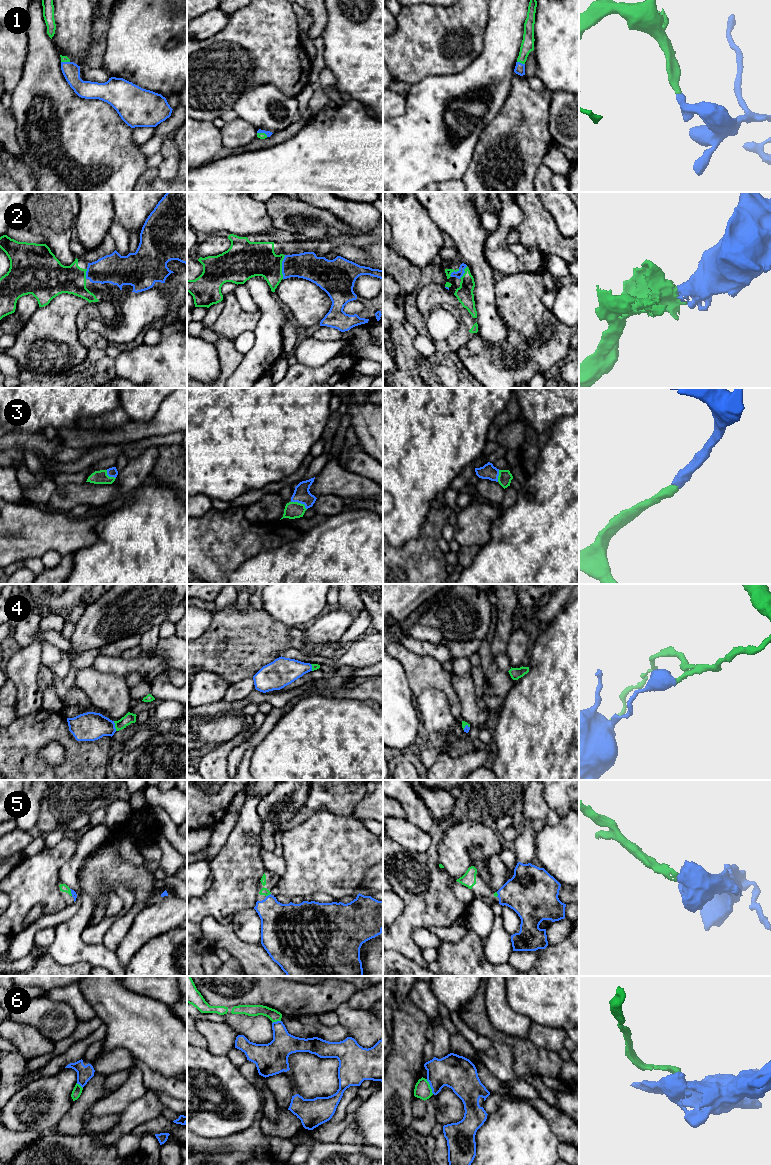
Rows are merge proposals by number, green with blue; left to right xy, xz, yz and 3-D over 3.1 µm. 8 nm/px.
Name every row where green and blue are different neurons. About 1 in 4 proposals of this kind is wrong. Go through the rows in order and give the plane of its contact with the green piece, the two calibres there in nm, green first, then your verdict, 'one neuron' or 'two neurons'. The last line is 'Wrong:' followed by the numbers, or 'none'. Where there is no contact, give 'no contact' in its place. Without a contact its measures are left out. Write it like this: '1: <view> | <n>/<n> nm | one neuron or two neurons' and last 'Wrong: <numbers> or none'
1: yz | 110/80 nm | one neuron
2: xz | 280/220 nm | one neuron
3: xz | 130/130 nm | one neuron
4: xy | 90/240 nm | one neuron
5: xz | 60/300 nm | one neuron
6: yz | 130/280 nm | two neurons
Wrong: 6

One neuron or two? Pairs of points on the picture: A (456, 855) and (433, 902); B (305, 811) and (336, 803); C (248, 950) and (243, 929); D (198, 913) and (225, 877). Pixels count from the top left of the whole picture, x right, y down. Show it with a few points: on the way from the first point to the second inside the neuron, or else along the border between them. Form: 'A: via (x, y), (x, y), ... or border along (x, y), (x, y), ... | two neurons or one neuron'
A: border along (444, 867), (451, 877) | two neurons
B: via (313, 804), (328, 803) | one neuron
C: border along (231, 924), (235, 934), (243, 941), (260, 943) | two neurons
D: via (207, 904), (225, 886) | one neuron

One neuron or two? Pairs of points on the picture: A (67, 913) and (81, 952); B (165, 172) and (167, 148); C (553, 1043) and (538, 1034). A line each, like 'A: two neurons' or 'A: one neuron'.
A: two neurons
B: one neuron
C: one neuron

